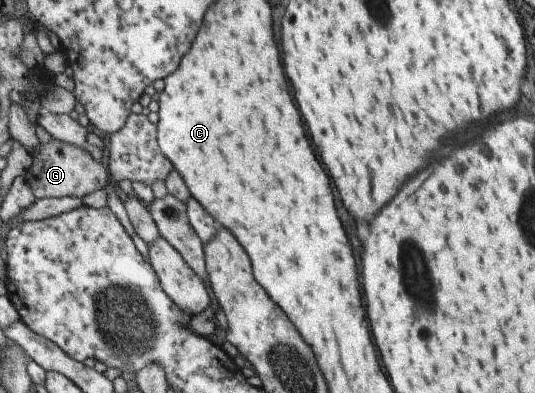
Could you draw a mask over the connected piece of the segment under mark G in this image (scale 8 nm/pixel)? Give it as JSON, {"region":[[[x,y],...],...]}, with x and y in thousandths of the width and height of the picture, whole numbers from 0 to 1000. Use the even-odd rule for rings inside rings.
{"region":[[[105,354],[75,364],[75,372],[60,384],[60,399],[62,417],[54,433],[65,453],[60,448],[56,458],[56,489],[67,506],[123,499],[146,499],[151,506],[178,483],[187,483],[204,458],[200,425],[187,412],[176,412],[163,379],[142,377]]]}

